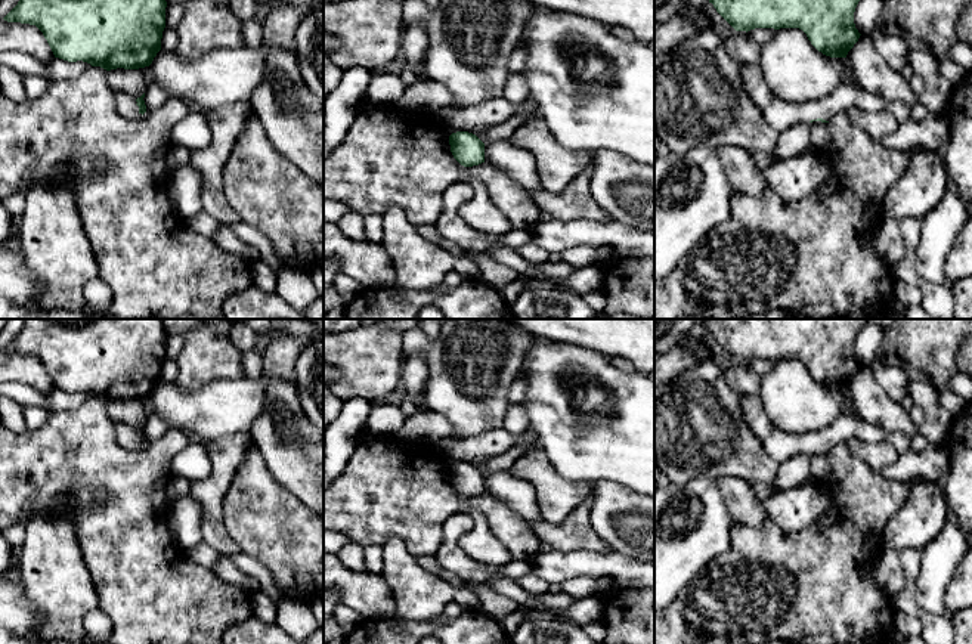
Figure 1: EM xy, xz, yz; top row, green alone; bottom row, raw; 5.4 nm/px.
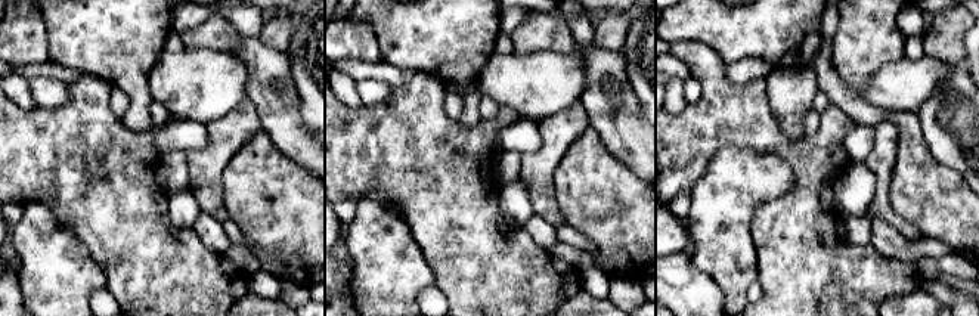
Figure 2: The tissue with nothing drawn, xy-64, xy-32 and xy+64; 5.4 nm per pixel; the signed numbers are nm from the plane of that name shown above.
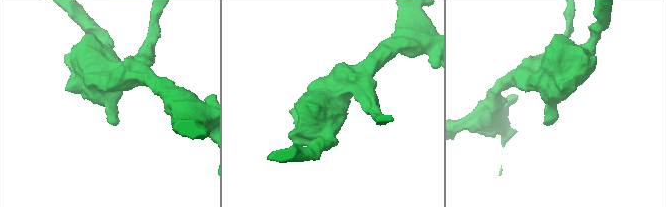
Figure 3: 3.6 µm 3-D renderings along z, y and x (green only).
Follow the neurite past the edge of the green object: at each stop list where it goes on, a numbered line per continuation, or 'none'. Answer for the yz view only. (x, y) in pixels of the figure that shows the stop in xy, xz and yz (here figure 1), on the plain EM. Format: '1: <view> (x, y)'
none

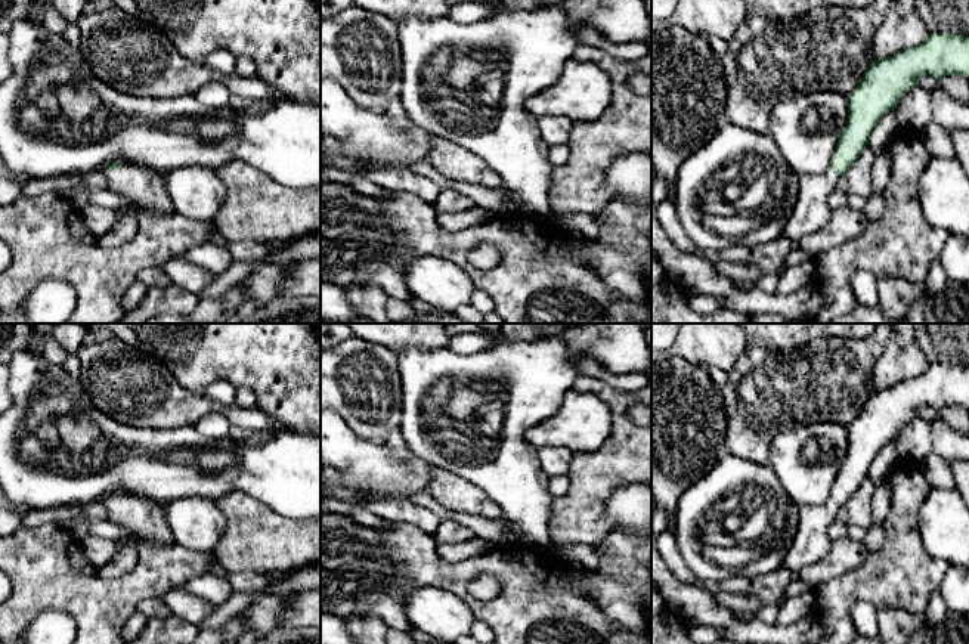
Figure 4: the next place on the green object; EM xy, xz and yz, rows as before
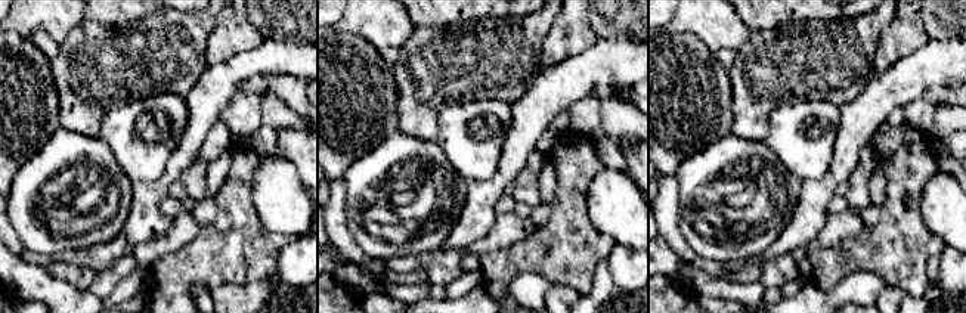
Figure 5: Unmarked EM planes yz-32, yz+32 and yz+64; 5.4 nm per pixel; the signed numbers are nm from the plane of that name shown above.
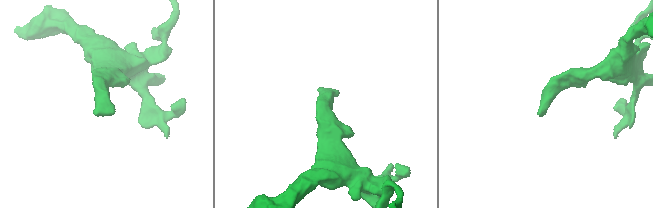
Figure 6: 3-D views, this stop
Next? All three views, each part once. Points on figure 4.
1: xy (145, 520)

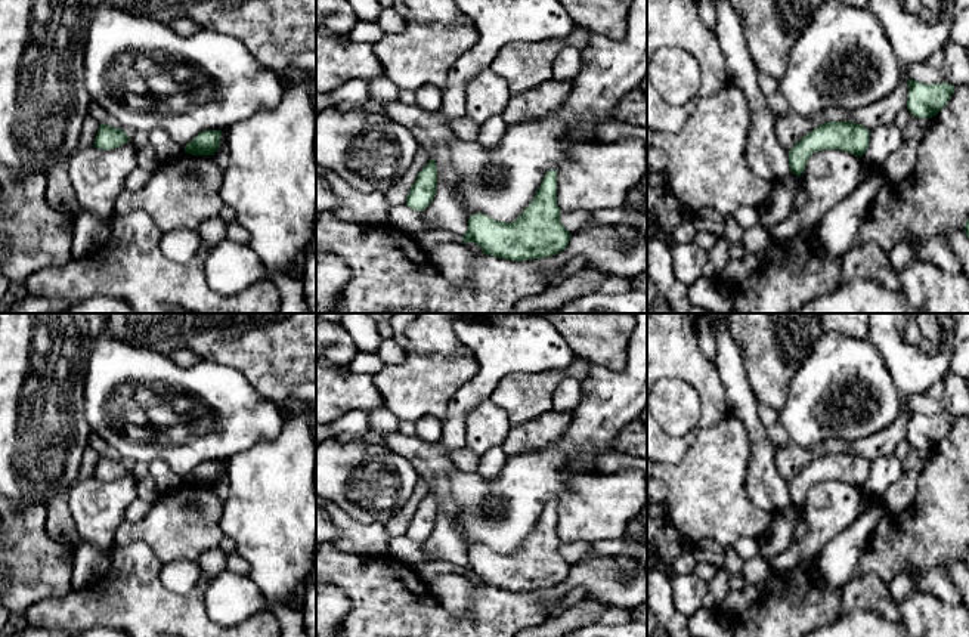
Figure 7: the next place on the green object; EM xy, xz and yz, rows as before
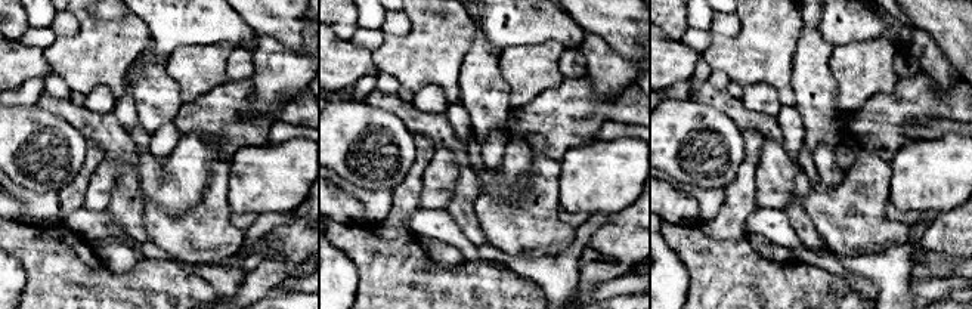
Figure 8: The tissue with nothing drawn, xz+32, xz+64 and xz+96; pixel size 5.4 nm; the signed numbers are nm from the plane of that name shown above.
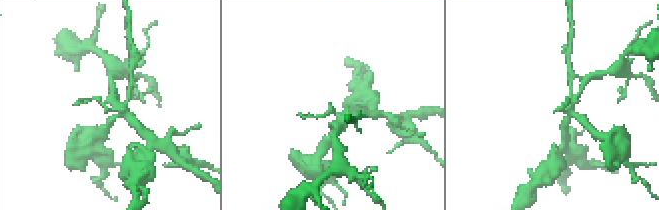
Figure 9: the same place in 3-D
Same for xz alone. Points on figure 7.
1: xz (430, 460)

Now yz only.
1: yz (789, 460)

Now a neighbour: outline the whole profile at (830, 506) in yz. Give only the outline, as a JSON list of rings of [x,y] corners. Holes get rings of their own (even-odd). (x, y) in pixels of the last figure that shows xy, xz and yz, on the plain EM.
[[[840,480],[814,483],[802,504],[807,535],[768,563],[773,569],[787,572],[804,560],[818,556],[821,548],[838,534],[855,523],[869,505],[867,495]]]

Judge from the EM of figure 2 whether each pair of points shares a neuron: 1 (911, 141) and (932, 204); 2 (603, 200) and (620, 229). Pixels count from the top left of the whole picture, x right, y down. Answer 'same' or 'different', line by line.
1: same
2: same

